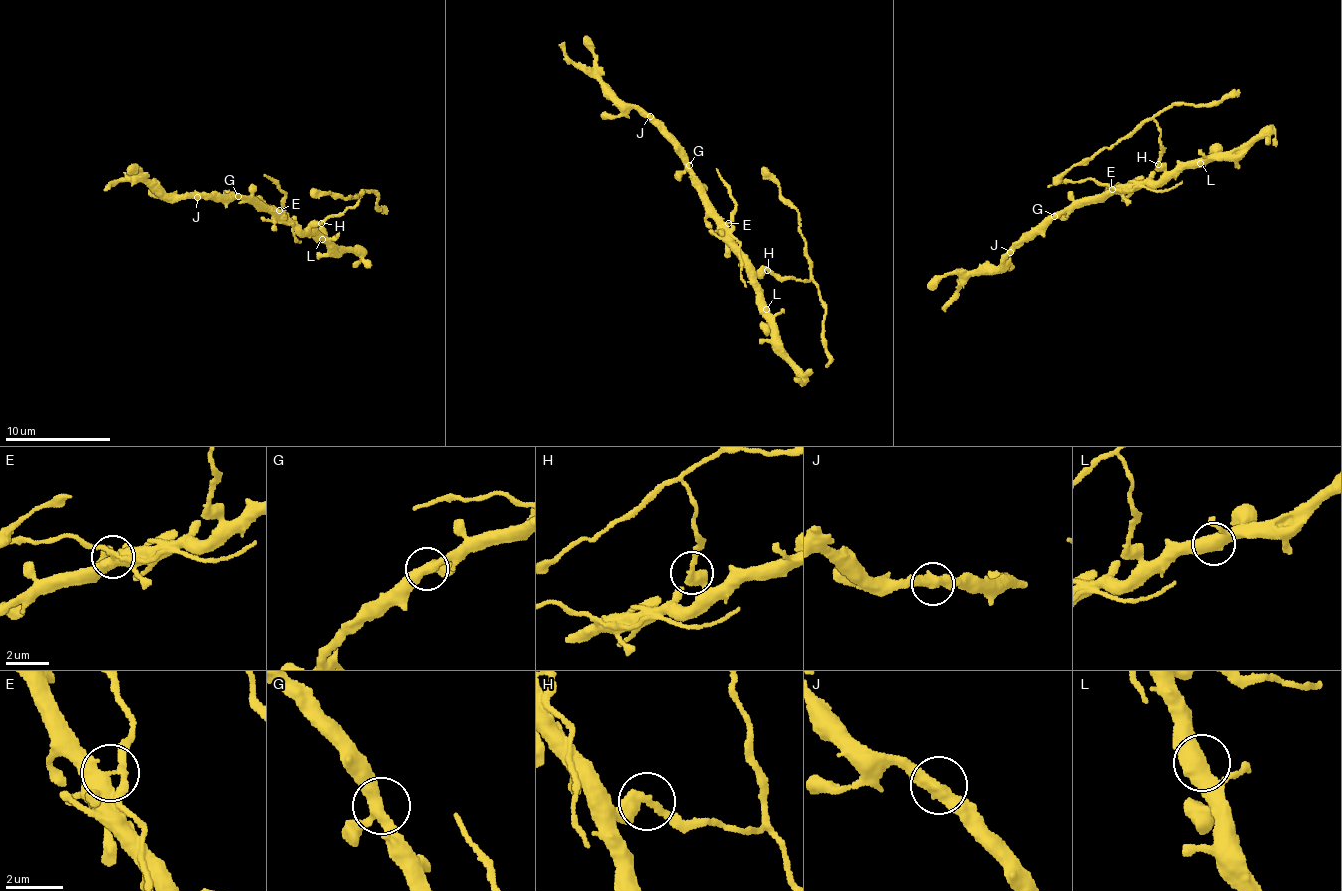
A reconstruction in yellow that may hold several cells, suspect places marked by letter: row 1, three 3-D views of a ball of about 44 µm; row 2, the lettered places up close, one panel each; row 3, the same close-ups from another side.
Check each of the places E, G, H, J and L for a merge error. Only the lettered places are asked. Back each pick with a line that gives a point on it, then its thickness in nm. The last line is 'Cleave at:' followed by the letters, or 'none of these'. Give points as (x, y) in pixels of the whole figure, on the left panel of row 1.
E: (279, 210) | 400 nm
H: (321, 223) | 360 nm
Cleave at: E, H

